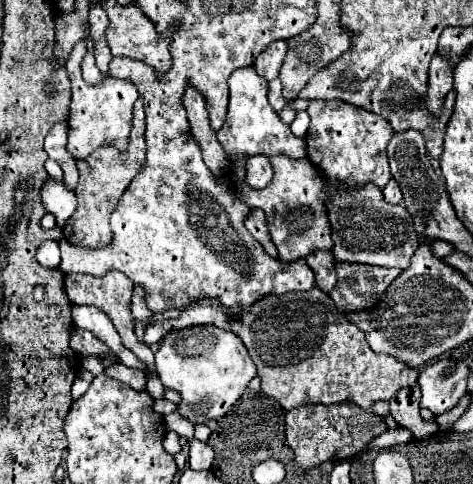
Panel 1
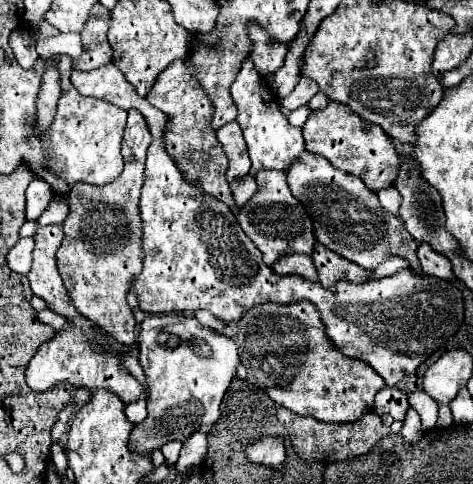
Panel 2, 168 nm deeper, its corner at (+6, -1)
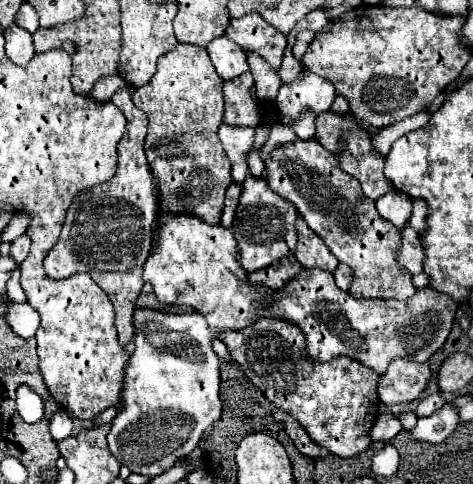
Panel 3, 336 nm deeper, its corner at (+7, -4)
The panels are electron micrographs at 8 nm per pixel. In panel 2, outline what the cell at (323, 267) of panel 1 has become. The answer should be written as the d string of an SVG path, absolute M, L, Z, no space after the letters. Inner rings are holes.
M285 255L271 267L277 275L301 275L309 281L317 281L317 269L309 255Z

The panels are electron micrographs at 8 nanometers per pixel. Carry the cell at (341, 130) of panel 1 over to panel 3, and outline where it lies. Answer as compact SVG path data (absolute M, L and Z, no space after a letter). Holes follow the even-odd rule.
M322 112L316 118L316 136L314 136L324 148L332 150L332 154L338 156L338 164L344 172L348 172L350 176L358 178L362 192L372 198L378 200L380 196L384 196L386 192L392 190L390 180L384 176L384 156L374 150L372 146L372 138L368 134L368 130L360 128L356 124L356 120L350 116L350 112L346 114L334 114L334 112Z

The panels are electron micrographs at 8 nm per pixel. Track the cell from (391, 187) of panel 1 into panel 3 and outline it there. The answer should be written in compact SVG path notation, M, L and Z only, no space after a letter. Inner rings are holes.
M392 188L388 194L376 200L376 208L382 218L390 220L398 228L404 228L412 212L412 200L404 192Z

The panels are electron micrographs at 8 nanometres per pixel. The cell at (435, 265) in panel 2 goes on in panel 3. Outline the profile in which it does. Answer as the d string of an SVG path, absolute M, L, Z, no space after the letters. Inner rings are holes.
M414 228L402 230L402 246L398 252L398 262L408 268L412 274L420 274L424 266L424 248L420 244L420 238L416 236Z

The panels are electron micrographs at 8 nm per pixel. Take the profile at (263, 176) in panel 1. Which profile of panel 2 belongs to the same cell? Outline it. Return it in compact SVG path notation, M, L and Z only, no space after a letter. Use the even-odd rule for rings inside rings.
M253 175L237 177L237 181L231 183L231 193L235 199L235 207L241 209L245 205L245 201L249 201L249 197L253 197L253 193L257 193L257 183L253 181Z

